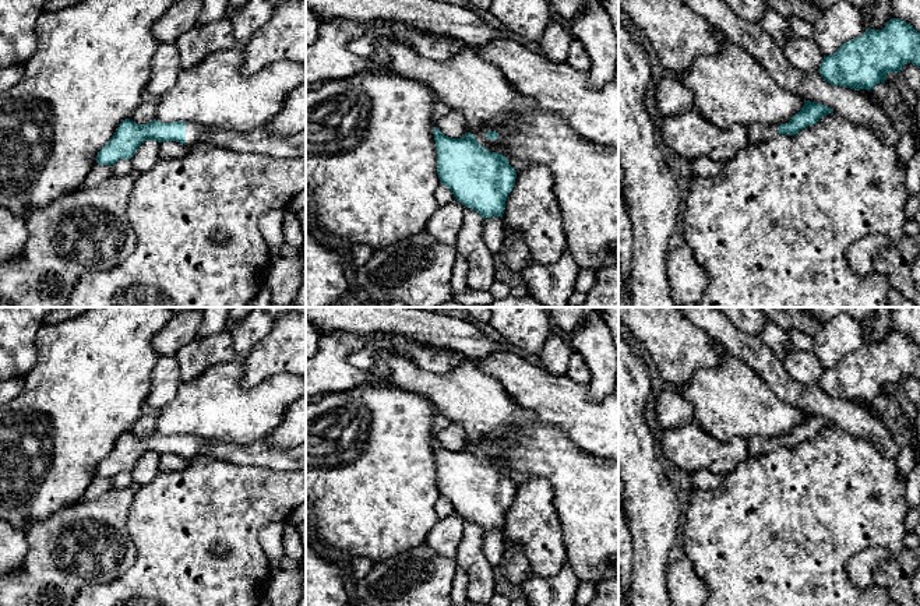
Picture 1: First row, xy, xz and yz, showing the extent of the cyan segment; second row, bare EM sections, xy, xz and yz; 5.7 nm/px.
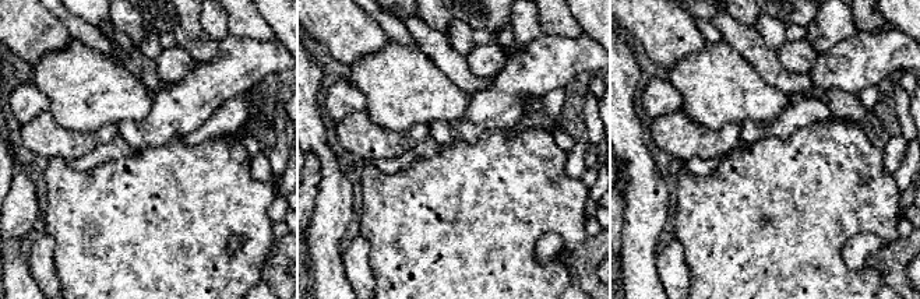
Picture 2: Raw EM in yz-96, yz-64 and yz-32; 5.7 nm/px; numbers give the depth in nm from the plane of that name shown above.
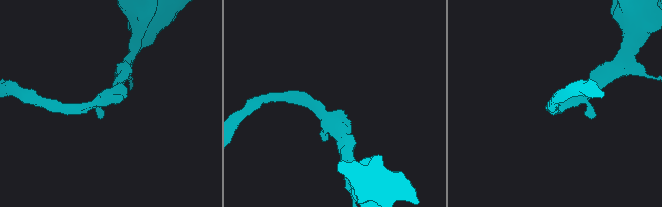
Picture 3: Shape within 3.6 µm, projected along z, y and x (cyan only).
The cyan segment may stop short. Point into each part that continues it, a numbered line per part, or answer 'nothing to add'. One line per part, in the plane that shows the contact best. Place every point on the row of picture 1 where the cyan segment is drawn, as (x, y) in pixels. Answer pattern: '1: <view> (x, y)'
1: xy (258, 141)

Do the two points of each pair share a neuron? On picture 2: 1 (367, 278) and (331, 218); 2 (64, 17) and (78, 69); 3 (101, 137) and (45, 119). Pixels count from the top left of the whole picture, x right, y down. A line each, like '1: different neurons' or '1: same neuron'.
1: different neurons
2: different neurons
3: same neuron

